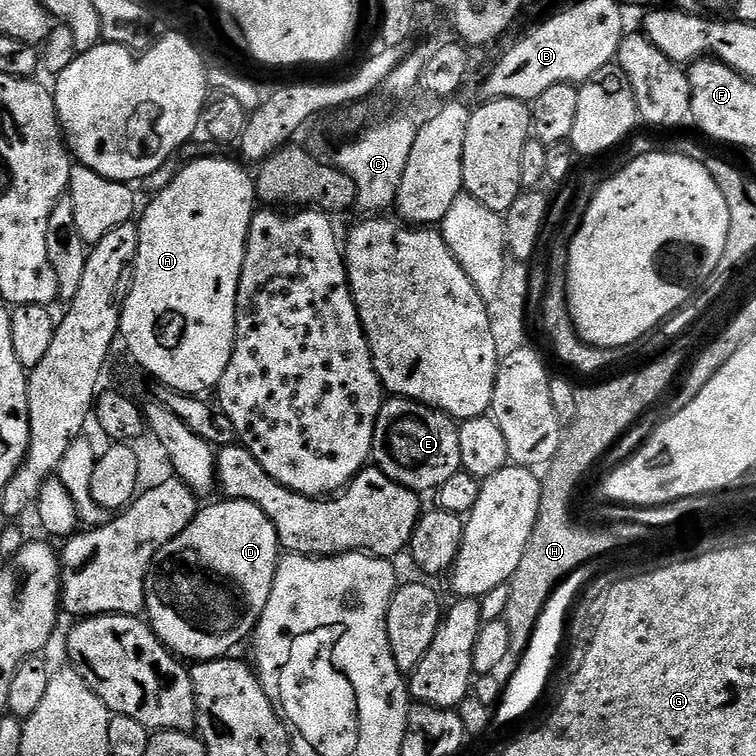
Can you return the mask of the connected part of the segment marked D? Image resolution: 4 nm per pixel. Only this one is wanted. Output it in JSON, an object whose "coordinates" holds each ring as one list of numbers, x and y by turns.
{"coordinates":[[220,498,209,508,201,507,194,522,178,534,158,554,146,578,146,602,144,612,152,633,158,637,173,656,184,662,223,660,244,639,256,631,256,624,270,602,270,590,274,586,276,567,280,565,282,549,274,530,274,522,254,506,254,502]]}

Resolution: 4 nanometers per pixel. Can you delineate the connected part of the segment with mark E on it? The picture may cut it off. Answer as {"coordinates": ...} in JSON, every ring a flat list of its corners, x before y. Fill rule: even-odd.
{"coordinates":[[403,398,385,399,374,426,371,463,394,482,417,494,435,493,442,482,462,471,462,450,458,450,458,424,452,417,428,404]]}

